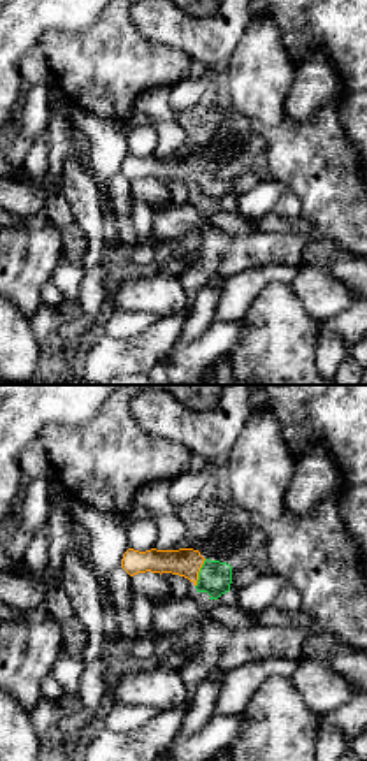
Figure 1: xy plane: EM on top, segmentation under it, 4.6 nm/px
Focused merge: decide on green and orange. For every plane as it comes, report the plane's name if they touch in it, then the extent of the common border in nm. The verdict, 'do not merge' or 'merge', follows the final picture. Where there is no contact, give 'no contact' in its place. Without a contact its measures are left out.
xy | 140 nm

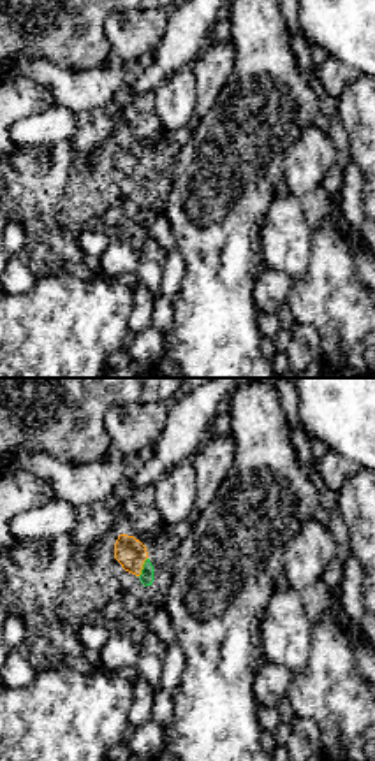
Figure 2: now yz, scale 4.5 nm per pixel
yz | 100 nm

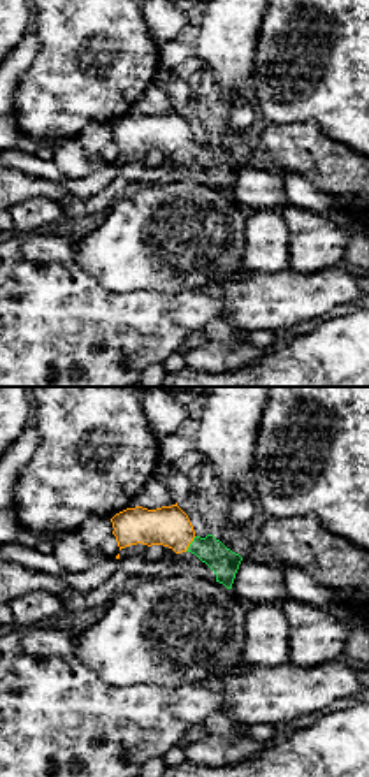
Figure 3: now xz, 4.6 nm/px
xz | 90 nm

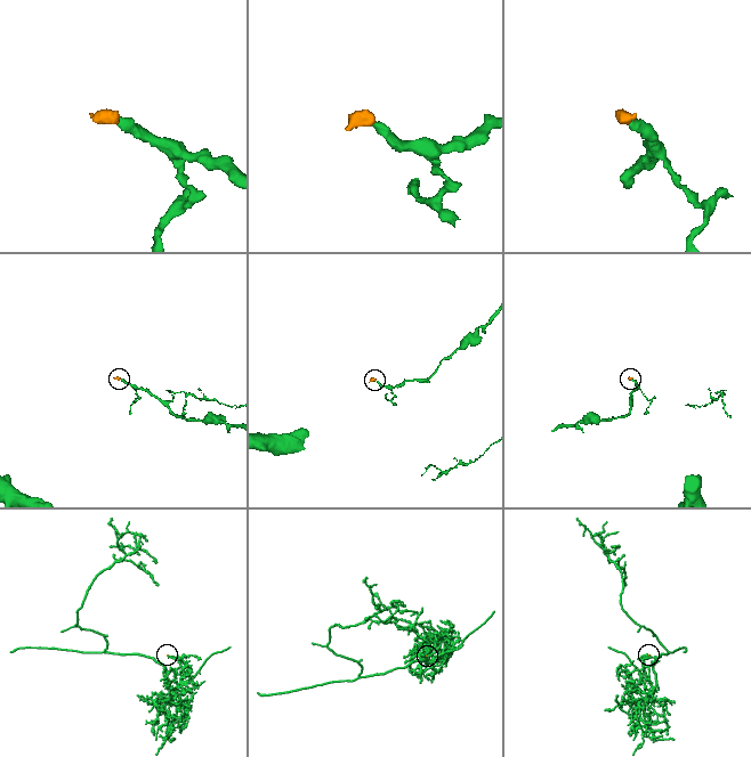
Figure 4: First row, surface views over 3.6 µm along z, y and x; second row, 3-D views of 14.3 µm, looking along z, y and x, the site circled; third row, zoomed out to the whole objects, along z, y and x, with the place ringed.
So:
merge

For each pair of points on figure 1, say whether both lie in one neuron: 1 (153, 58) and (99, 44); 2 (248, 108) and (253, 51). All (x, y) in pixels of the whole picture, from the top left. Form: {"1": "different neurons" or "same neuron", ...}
{"1": "same neuron", "2": "same neuron"}

